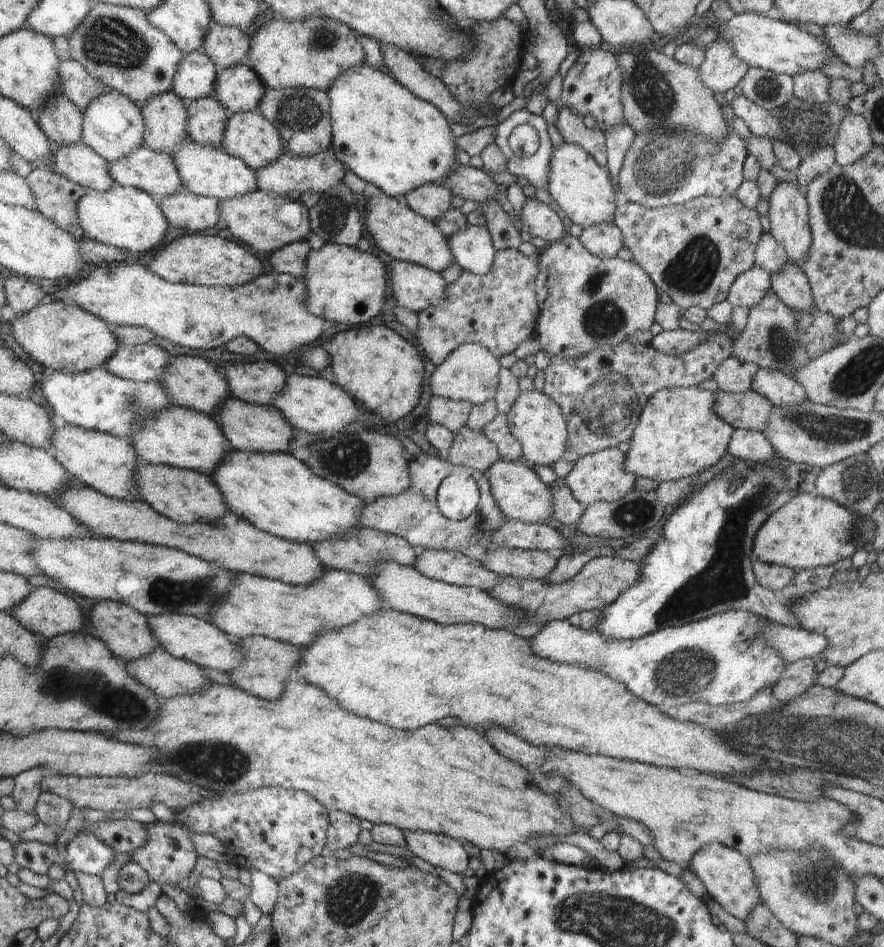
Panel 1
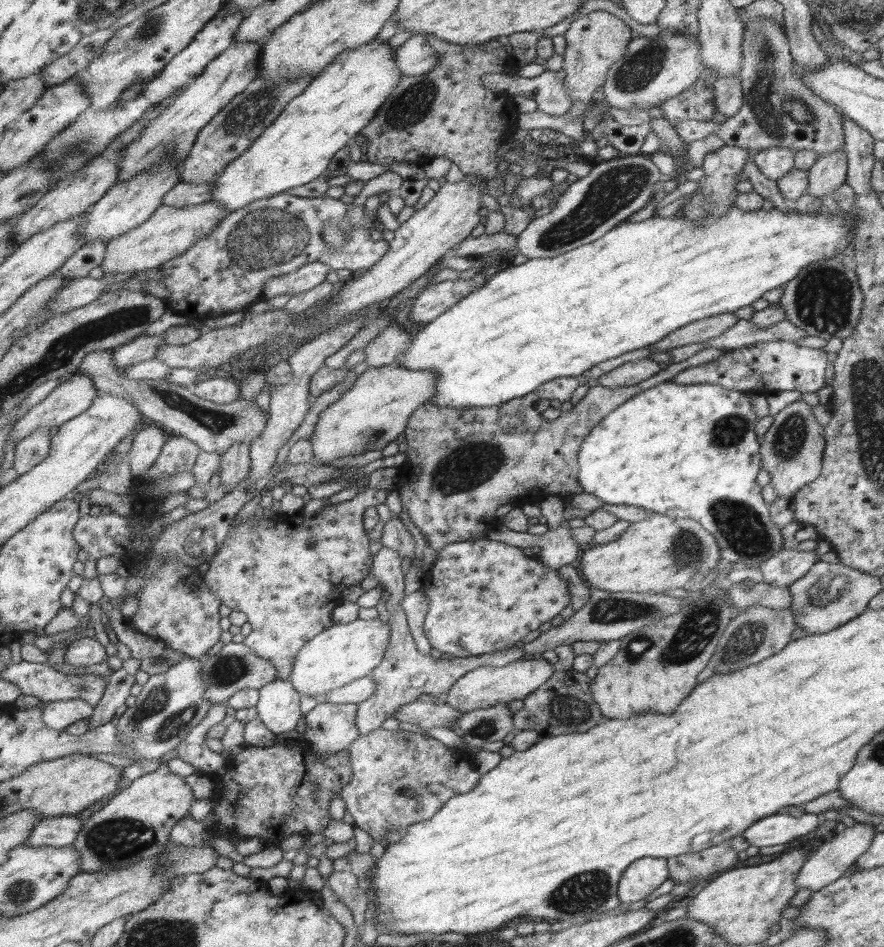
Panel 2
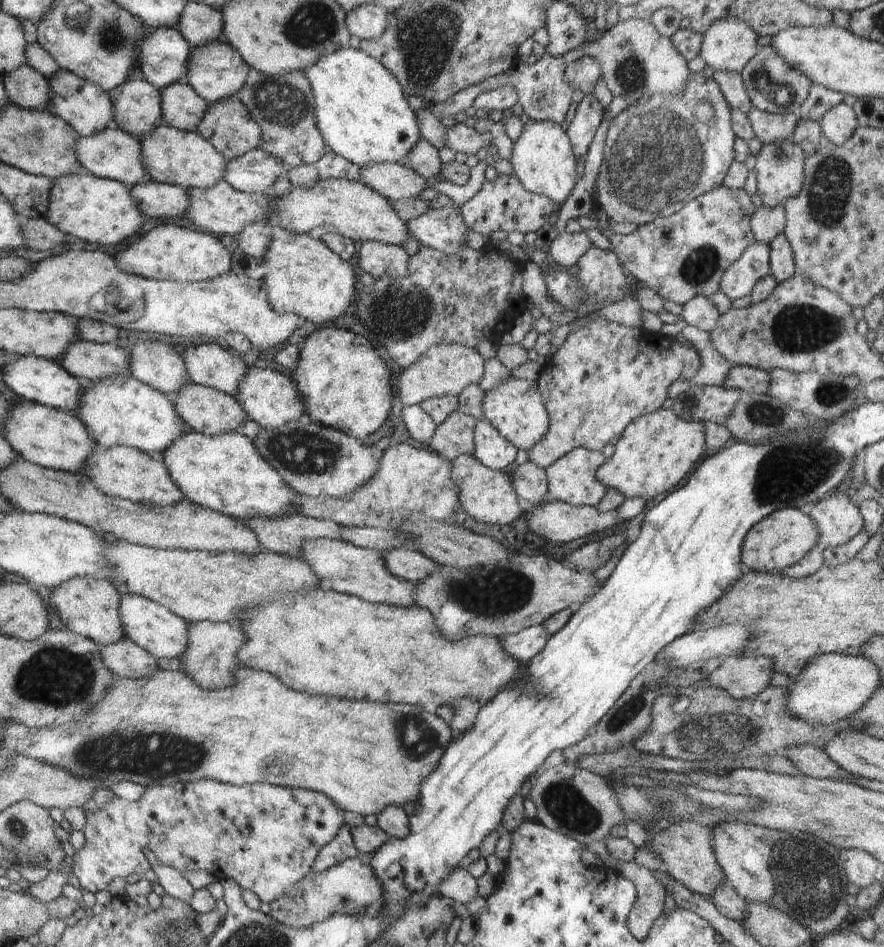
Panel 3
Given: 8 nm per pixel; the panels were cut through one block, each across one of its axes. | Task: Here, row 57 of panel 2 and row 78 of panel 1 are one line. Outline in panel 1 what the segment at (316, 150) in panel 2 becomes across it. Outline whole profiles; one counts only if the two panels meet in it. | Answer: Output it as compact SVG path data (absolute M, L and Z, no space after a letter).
M365 62L342 73L327 90L336 158L390 197L404 196L422 184L438 184L456 164L457 146L446 116L415 97L395 77Z

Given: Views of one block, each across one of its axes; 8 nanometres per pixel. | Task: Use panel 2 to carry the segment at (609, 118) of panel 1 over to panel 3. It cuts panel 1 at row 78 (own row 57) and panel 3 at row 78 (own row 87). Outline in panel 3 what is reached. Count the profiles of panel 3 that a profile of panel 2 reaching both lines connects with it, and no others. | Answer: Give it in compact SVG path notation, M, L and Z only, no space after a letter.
M590 56L579 57L572 64L565 66L564 80L573 90L582 90L584 94L594 92L594 86L600 80L600 76L600 64Z

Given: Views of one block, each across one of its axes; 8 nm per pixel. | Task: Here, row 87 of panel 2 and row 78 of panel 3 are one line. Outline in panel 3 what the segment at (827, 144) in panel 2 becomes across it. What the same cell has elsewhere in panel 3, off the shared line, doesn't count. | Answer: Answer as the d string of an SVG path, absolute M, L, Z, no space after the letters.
M762 45L758 52L744 66L741 72L742 82L754 107L772 114L800 114L800 106L806 102L812 80L800 74L788 65L788 62L776 54L769 45Z

